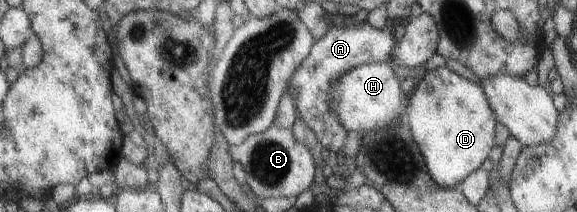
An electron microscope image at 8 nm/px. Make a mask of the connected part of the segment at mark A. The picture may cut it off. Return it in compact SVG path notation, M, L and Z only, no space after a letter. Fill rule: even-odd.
M361 17L352 27L331 27L326 34L314 42L308 55L292 72L287 89L293 91L295 119L300 120L313 134L322 149L341 153L347 132L340 125L336 112L331 109L329 91L333 83L341 75L359 65L387 61L391 56L391 48L395 46L395 38L389 25L383 30L370 27Z

